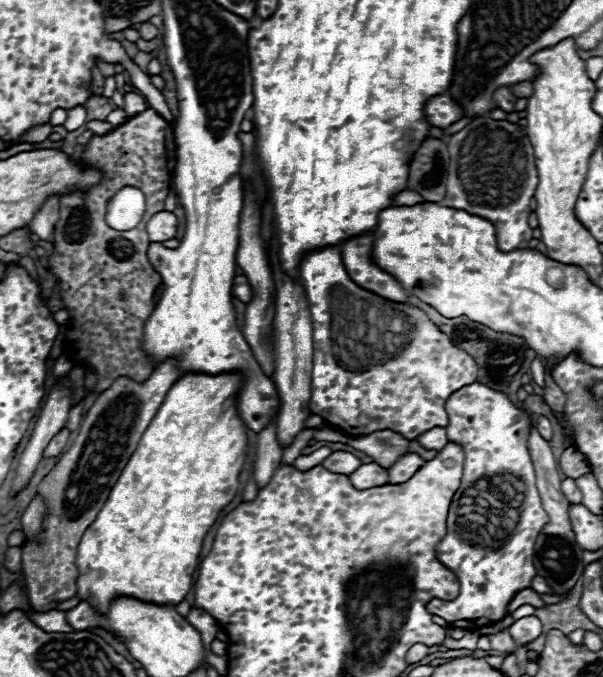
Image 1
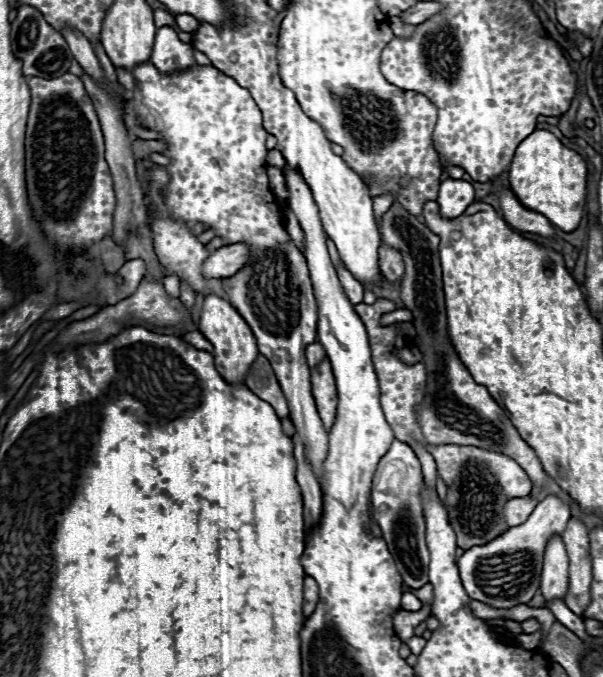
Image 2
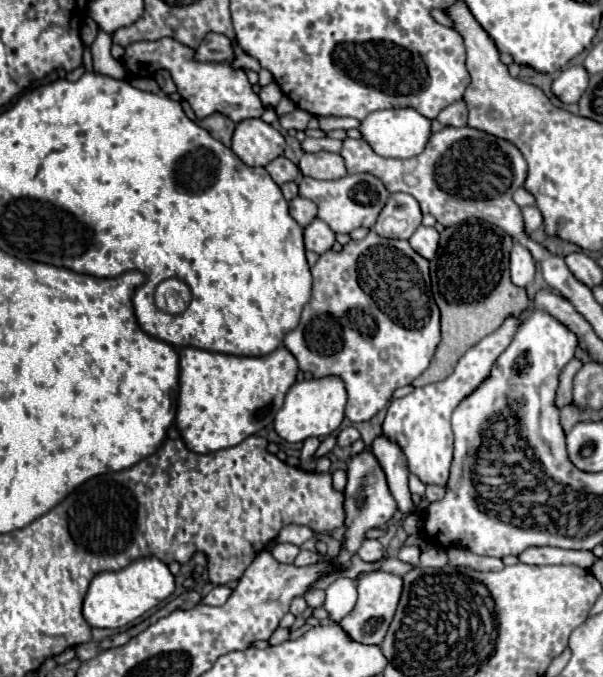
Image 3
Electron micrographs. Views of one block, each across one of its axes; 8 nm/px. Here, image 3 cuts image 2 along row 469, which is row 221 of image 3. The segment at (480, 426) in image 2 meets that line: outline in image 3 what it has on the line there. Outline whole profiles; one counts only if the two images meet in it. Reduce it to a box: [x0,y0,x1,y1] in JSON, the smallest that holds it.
[522,206,544,234]

